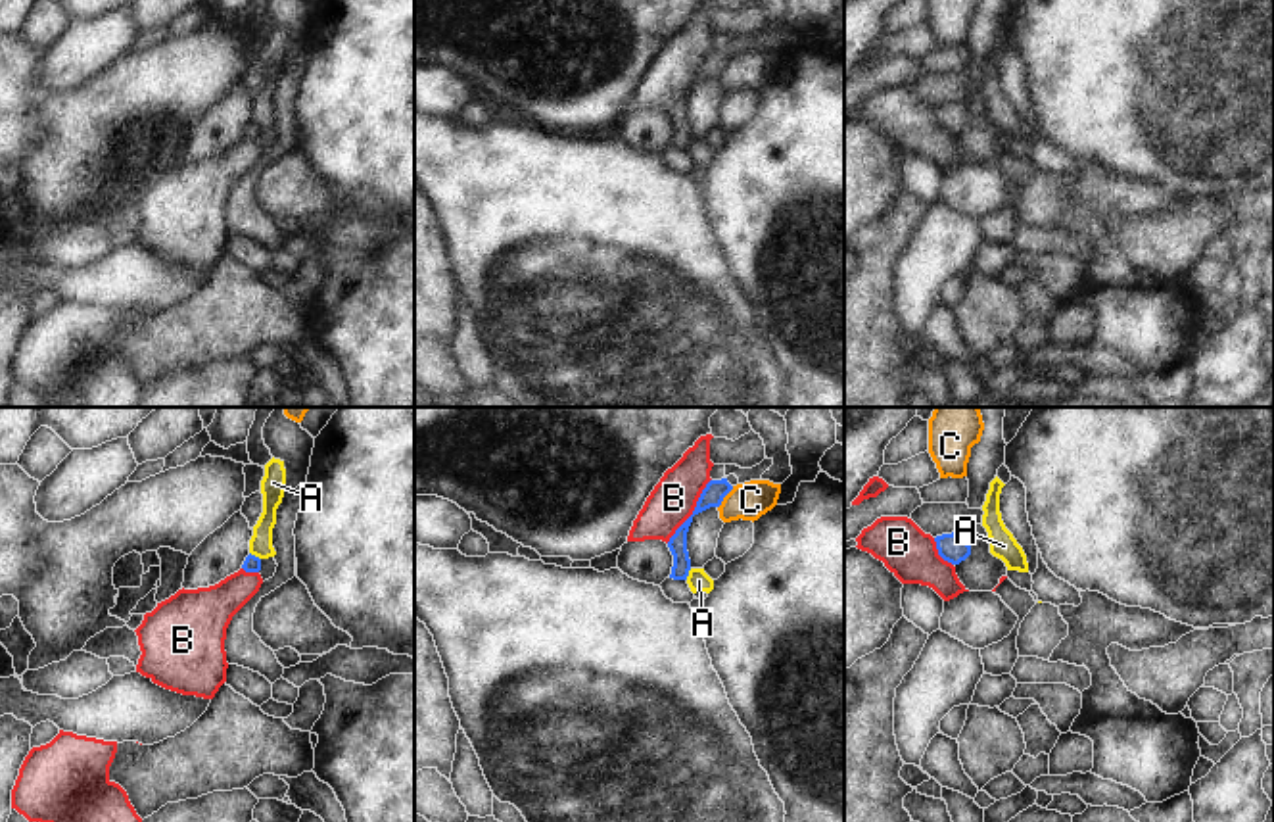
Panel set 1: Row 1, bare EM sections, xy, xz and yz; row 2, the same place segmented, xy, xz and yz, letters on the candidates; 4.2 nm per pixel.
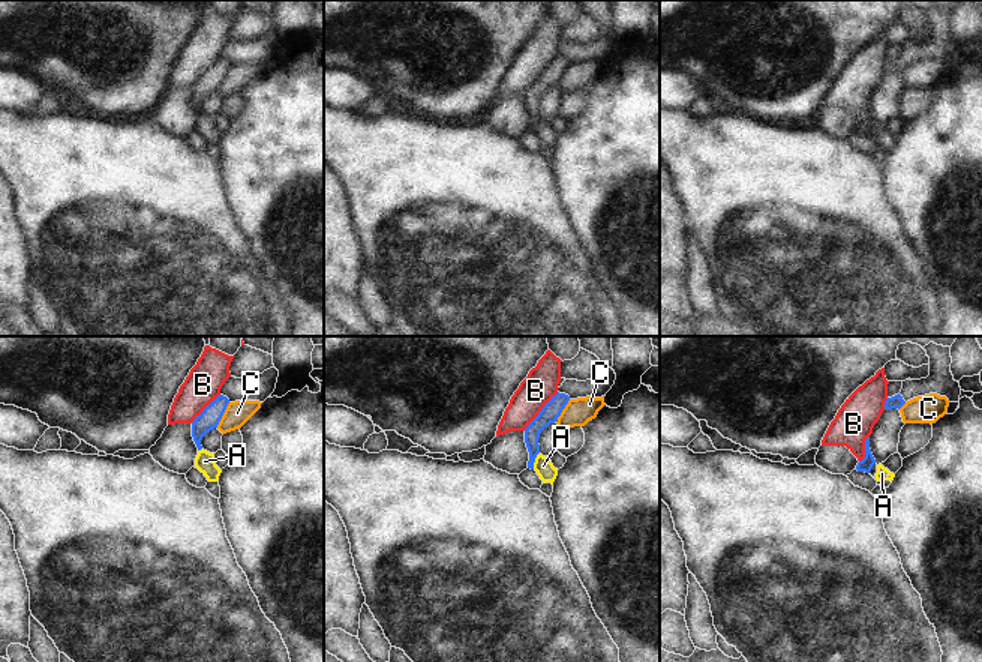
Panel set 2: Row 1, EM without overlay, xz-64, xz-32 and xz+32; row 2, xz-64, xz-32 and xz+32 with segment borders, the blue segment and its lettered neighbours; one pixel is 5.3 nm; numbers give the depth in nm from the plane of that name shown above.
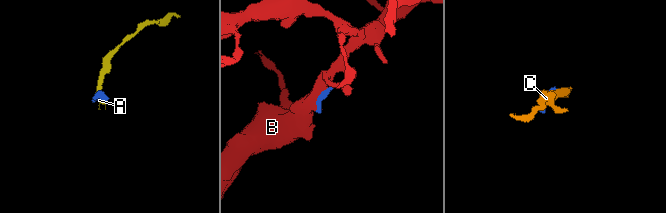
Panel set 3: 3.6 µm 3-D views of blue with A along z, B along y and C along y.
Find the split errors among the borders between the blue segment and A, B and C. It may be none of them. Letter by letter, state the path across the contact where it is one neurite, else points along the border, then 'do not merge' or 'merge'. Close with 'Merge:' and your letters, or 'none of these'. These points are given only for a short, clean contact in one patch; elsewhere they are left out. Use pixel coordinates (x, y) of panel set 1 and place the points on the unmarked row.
A: along xy (250, 121), (259, 129) | do not merge
B: along xz (710, 48), (693, 83), (666, 112) | do not merge
C: along xz (733, 56), (718, 77) | do not merge
Merge: none of these

